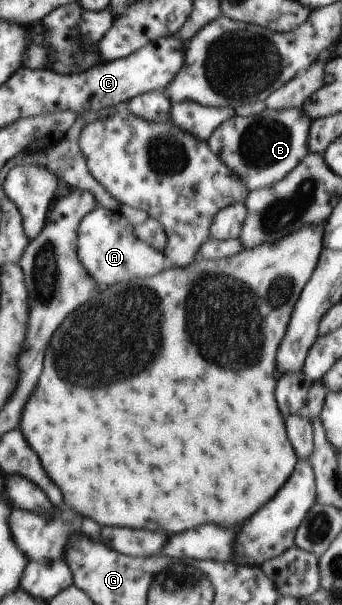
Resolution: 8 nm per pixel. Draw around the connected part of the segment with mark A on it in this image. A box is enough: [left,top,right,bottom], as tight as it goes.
[77,206,164,290]

